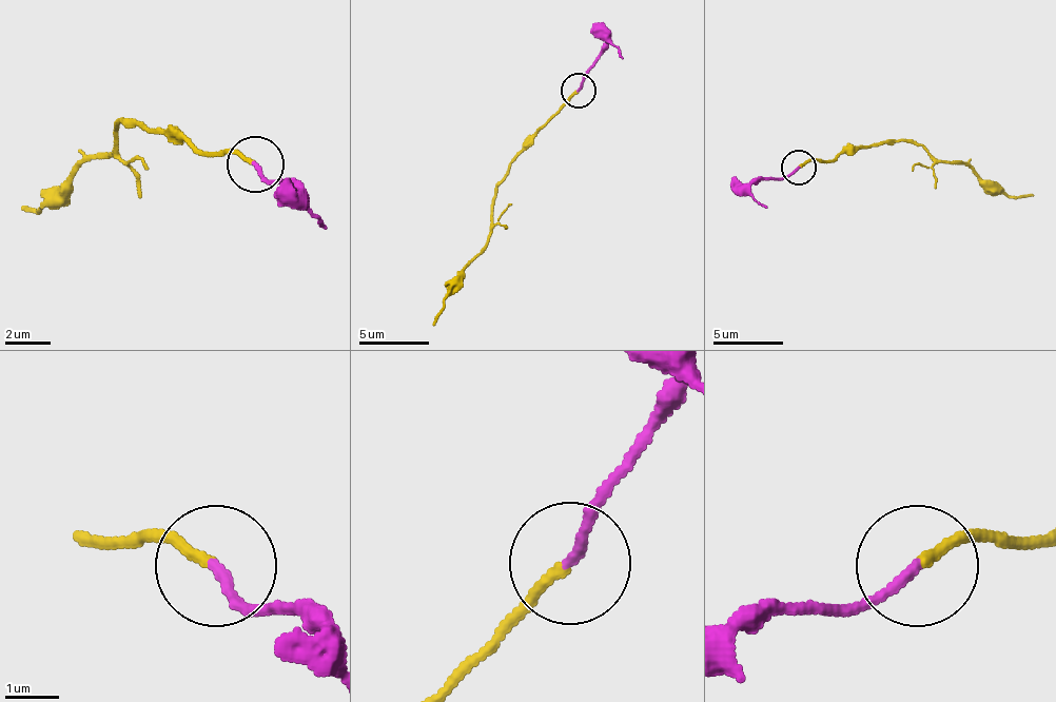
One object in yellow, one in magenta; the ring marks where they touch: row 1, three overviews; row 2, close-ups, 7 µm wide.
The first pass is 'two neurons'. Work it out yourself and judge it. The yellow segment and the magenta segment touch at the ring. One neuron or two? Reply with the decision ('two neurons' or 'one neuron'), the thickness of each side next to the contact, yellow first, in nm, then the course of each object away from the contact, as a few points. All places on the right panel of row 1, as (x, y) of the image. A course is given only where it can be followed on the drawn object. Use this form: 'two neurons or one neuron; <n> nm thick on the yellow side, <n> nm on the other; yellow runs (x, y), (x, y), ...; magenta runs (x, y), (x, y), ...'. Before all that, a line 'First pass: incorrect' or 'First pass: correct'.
First pass: incorrect
one neuron; 200 nm thick on the yellow side, 190 nm on the other; yellow runs (799, 169), (897, 140), (922, 143), (939, 161), (964, 161), (1010, 196), (1034, 196); magenta runs (799, 169), (782, 178), (761, 178), (750, 189), (767, 207)

